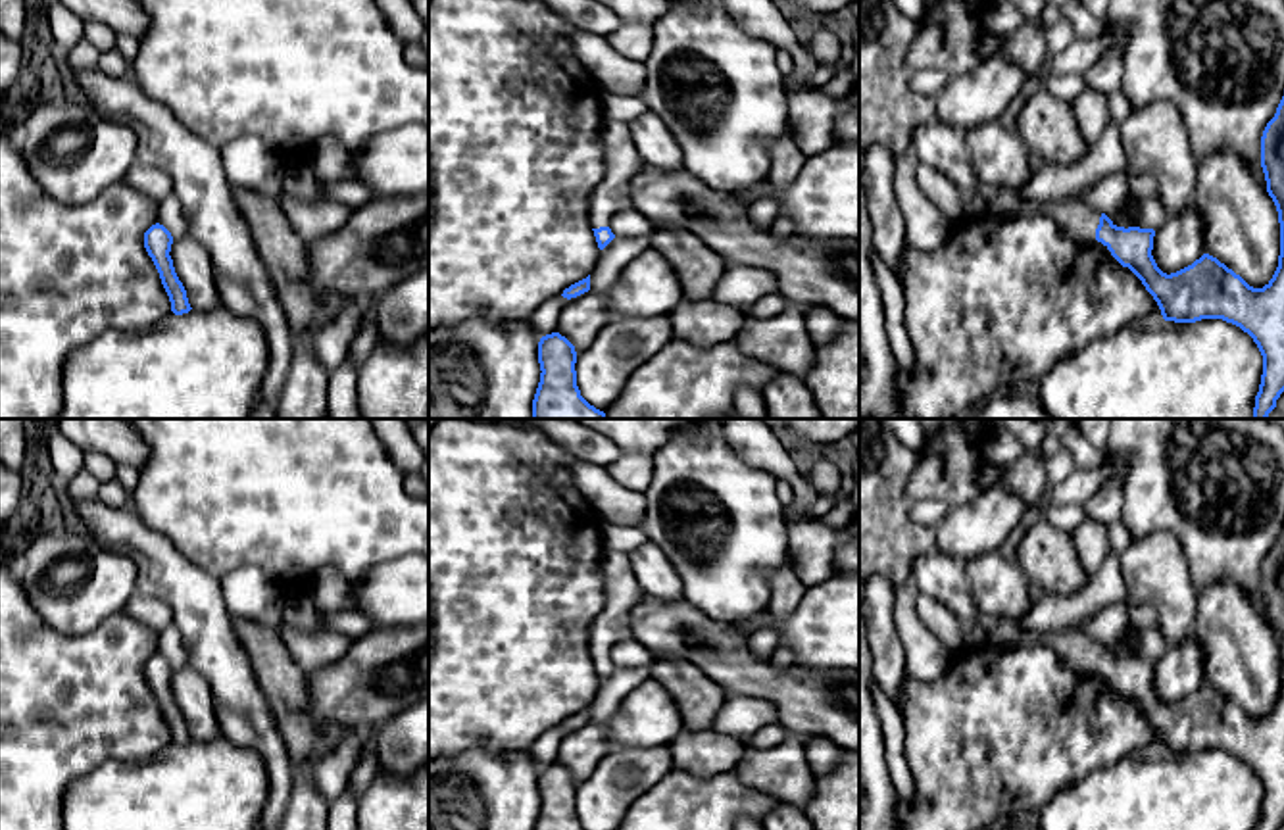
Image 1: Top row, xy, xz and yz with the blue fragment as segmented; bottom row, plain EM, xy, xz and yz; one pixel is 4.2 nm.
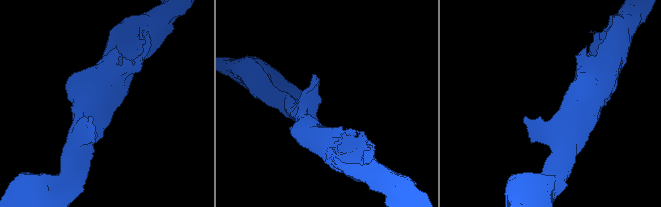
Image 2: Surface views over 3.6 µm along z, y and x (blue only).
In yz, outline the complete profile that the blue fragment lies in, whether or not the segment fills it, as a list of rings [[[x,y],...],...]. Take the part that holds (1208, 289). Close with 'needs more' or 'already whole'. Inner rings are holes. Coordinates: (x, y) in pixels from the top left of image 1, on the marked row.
[[[1284,96],[1261,136],[1261,167],[1280,223],[1278,267],[1263,288],[1249,286],[1209,254],[1167,275],[1151,256],[1153,229],[1117,227],[1105,213],[1080,200],[1028,202],[1003,190],[988,202],[988,213],[1001,219],[1044,213],[1078,242],[1101,242],[1142,281],[1165,321],[1222,319],[1240,327],[1263,355],[1253,419],[1267,419],[1284,392]]]; needs more

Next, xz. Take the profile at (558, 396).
[[[552,332],[538,342],[540,382],[532,400],[532,419],[607,419],[590,405],[577,386],[575,346]]]; already whole

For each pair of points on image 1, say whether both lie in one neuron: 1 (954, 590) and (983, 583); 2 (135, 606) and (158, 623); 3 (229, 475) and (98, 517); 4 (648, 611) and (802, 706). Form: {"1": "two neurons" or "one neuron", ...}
{"1": "two neurons", "2": "one neuron", "3": "two neurons", "4": "one neuron"}

